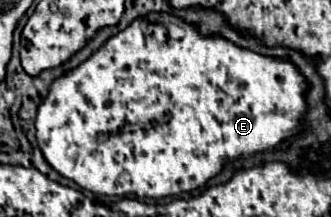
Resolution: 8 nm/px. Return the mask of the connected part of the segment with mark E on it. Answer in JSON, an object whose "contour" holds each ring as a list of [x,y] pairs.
{"contour":[[[135,19],[125,31],[111,37],[93,57],[89,57],[85,63],[81,63],[71,73],[59,77],[53,81],[47,99],[37,109],[35,129],[37,129],[37,143],[43,151],[47,163],[61,173],[63,177],[75,181],[79,187],[89,189],[93,193],[101,195],[137,195],[137,197],[169,197],[183,191],[197,189],[205,185],[217,171],[223,167],[225,159],[233,159],[243,155],[253,155],[257,151],[271,151],[277,145],[287,145],[287,137],[297,133],[301,129],[299,119],[305,115],[305,83],[297,69],[287,61],[277,61],[271,57],[261,57],[253,51],[239,49],[227,39],[221,37],[203,37],[195,27],[189,27],[189,35],[185,35],[181,41],[169,41],[165,37],[165,27],[161,23],[151,23],[147,19]]]}

